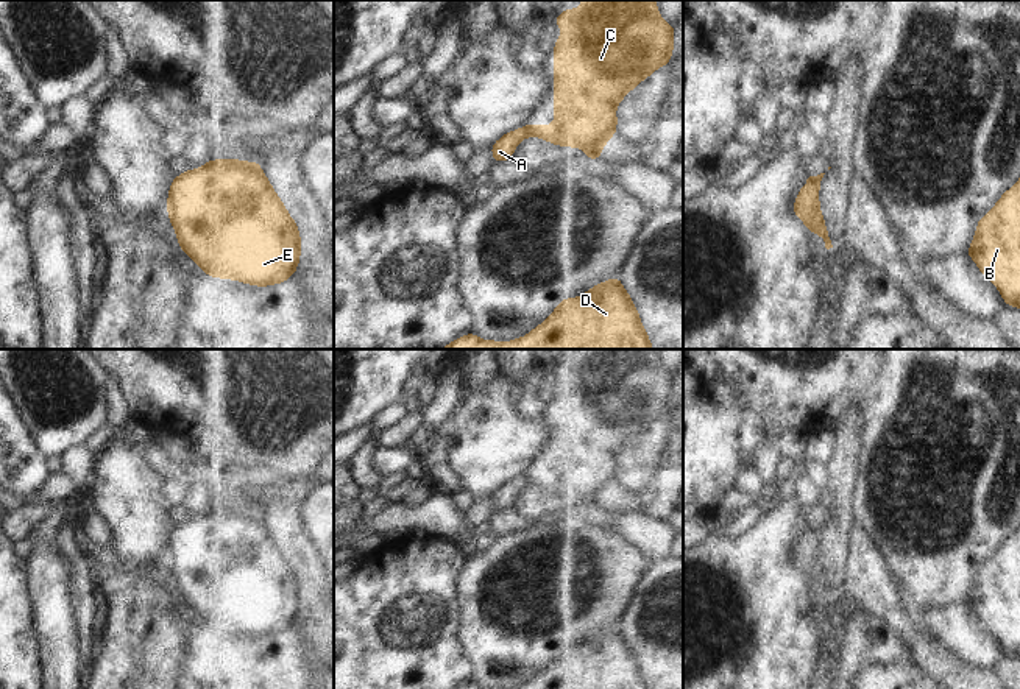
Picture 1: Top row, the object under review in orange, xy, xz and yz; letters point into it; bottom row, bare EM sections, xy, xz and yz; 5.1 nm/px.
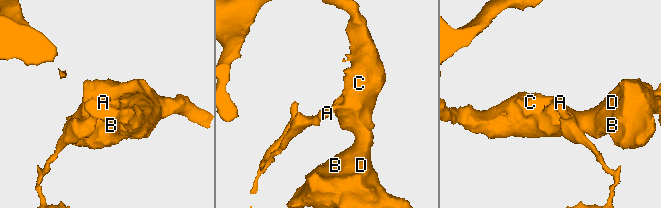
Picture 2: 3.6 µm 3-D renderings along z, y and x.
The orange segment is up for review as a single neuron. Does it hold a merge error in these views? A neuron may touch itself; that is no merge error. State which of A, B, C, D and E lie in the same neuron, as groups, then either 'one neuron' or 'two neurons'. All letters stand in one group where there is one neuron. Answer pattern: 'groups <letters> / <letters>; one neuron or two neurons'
groups A / B C D E; two neurons

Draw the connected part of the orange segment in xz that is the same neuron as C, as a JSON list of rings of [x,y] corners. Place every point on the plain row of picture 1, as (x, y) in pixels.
[[[582,349],[577,359],[563,359],[554,371],[561,385],[554,393],[554,472],[532,474],[524,477],[529,486],[540,486],[544,491],[565,497],[579,497],[588,508],[597,510],[605,493],[616,485],[618,454],[639,432],[647,429],[663,415],[669,415],[675,396],[675,376],[666,371],[655,349]]]

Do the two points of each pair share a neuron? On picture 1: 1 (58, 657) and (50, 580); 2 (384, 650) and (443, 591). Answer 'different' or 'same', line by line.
1: same
2: same

